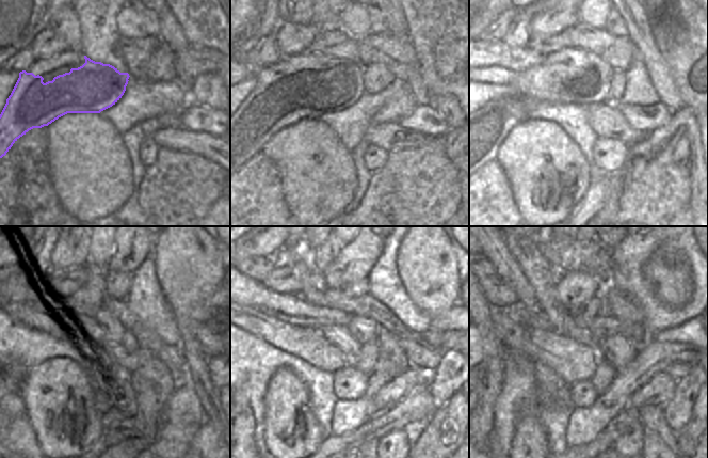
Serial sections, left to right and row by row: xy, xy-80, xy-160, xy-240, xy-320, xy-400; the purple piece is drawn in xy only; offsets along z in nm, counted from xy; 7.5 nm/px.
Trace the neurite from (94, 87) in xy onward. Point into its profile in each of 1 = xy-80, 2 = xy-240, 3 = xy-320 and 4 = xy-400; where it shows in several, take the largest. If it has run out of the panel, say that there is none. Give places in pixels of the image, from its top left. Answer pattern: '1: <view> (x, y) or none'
1: xy-80 (276, 101)
2: xy-240 (100, 312)
3: xy-320 (364, 329)
4: xy-400 (601, 327)

